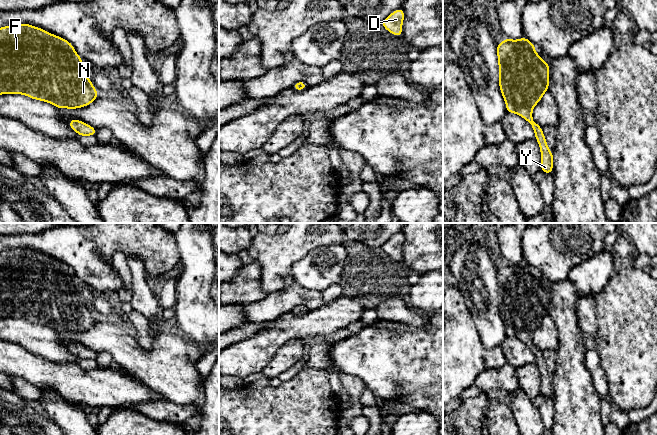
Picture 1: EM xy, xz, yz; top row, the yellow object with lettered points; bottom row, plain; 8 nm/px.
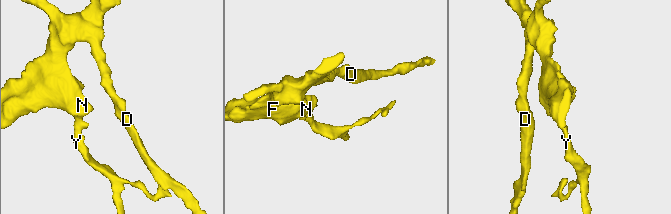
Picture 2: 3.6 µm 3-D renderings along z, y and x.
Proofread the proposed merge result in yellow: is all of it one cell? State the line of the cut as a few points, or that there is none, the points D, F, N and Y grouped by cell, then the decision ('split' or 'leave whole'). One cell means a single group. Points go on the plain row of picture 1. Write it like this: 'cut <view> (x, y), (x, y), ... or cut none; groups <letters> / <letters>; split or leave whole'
cut none; groups D F N Y; leave whole

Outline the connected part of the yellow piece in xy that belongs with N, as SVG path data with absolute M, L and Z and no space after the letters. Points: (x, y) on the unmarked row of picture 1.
M30 248L0 252L0 319L24 318L32 323L49 326L60 332L76 333L91 328L98 315L82 295L84 285L73 269Z

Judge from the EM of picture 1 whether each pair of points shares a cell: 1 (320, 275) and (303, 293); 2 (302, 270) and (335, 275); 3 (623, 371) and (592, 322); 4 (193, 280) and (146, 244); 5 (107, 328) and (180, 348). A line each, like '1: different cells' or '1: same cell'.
1: different cells
2: same cell
3: different cells
4: different cells
5: same cell

